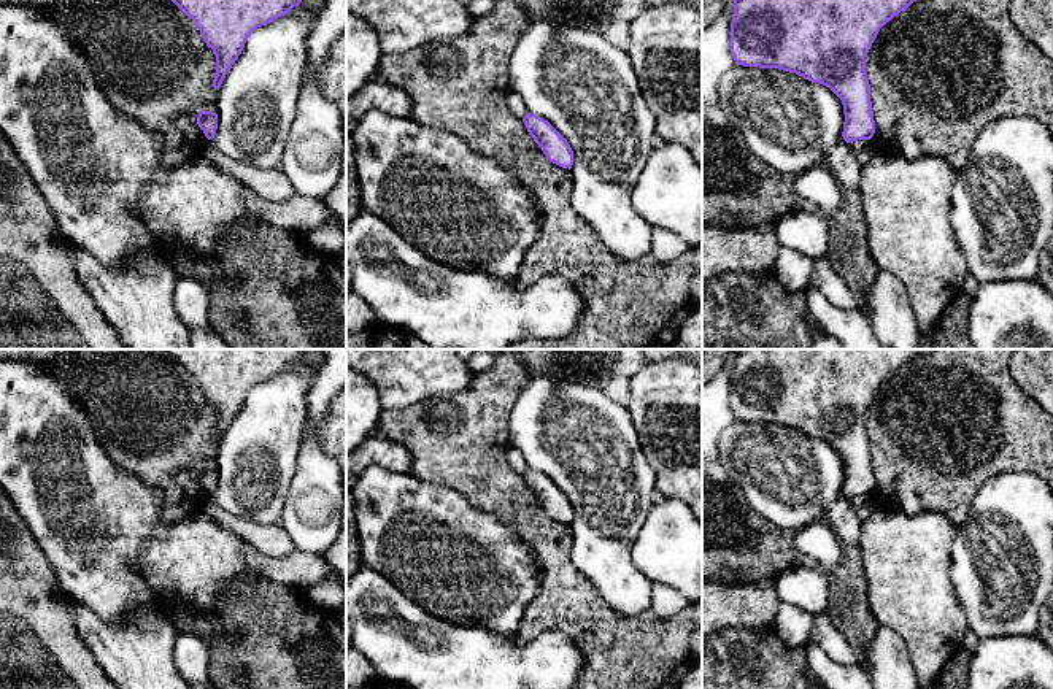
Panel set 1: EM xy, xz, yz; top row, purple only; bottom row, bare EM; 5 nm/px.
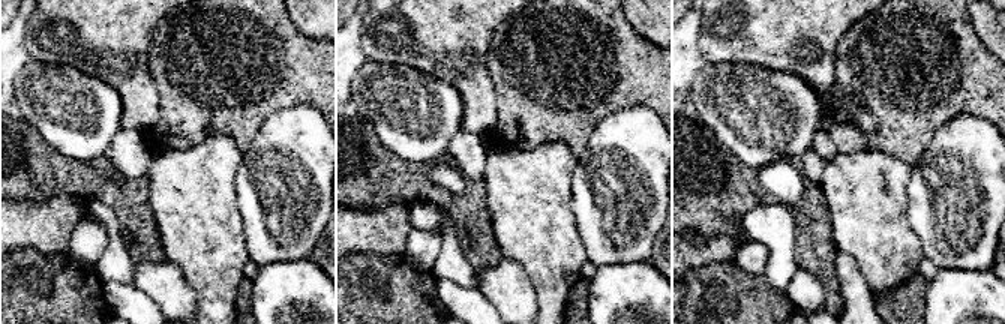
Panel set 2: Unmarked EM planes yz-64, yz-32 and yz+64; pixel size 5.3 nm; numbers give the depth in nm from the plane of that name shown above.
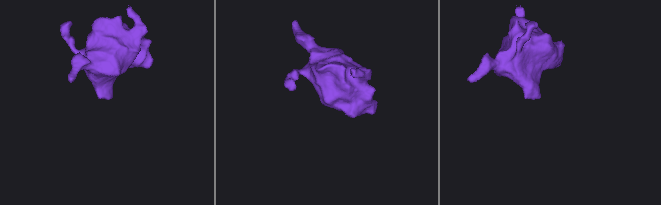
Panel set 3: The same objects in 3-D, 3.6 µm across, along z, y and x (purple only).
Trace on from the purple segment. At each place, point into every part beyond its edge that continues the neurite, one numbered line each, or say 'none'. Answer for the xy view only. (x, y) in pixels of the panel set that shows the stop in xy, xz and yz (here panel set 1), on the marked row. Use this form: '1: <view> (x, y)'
none

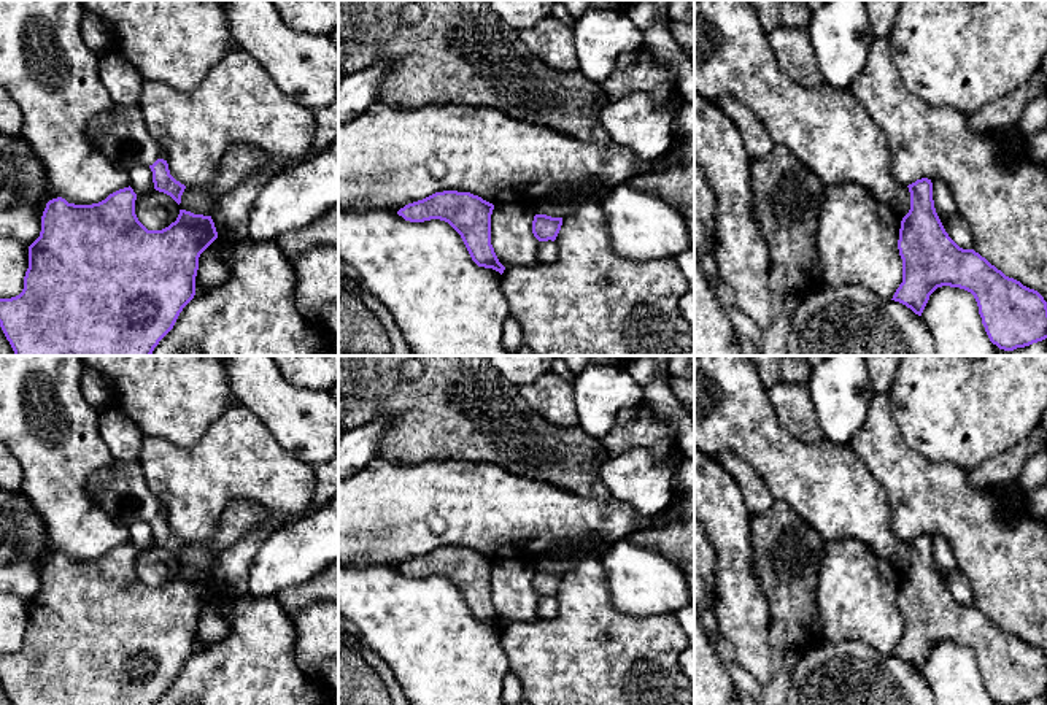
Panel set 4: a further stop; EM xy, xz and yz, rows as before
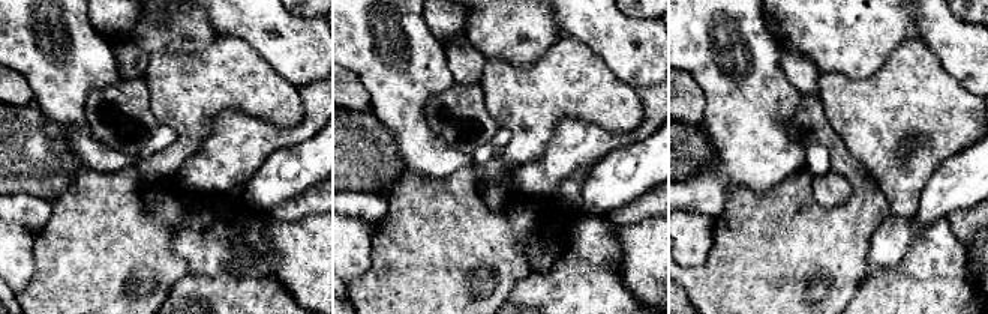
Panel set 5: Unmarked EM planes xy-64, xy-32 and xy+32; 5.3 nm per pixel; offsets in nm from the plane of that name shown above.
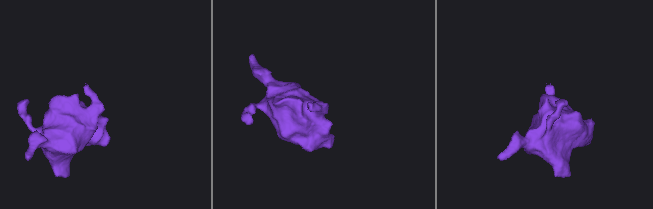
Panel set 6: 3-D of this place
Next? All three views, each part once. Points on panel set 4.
1: xy (121, 135)

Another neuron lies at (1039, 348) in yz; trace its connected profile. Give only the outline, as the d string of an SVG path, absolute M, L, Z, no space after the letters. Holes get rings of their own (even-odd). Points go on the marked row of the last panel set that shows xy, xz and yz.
M1047 338L1030 346L1009 351L1007 356L1047 356Z

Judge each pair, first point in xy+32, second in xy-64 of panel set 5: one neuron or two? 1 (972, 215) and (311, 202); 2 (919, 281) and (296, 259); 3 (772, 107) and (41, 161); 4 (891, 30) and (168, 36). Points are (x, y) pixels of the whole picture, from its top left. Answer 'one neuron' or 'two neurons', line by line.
1: one neuron
2: two neurons
3: two neurons
4: one neuron

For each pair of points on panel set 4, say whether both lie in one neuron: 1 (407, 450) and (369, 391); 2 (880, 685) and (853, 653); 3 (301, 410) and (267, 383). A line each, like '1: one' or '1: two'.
1: one
2: one
3: one

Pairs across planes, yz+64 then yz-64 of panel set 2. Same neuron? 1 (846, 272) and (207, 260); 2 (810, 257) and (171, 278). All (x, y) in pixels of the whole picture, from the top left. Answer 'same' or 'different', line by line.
1: different
2: different

